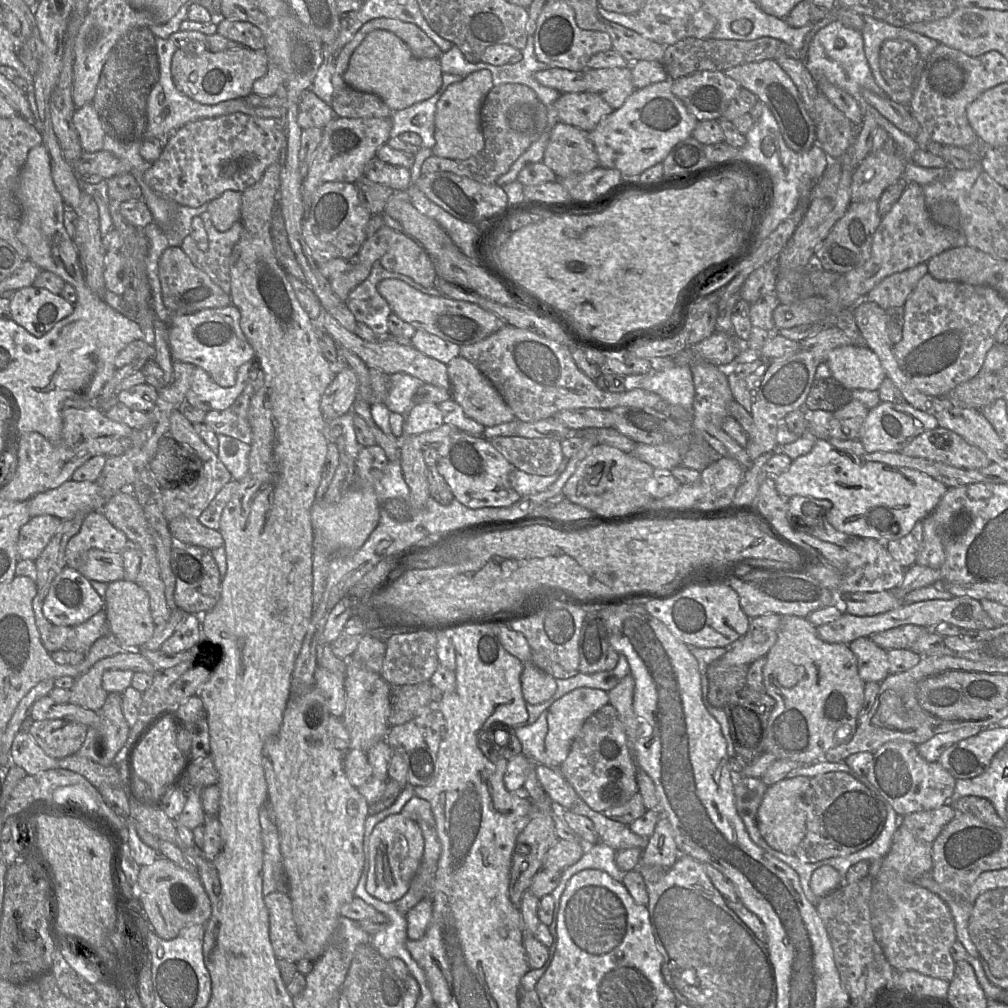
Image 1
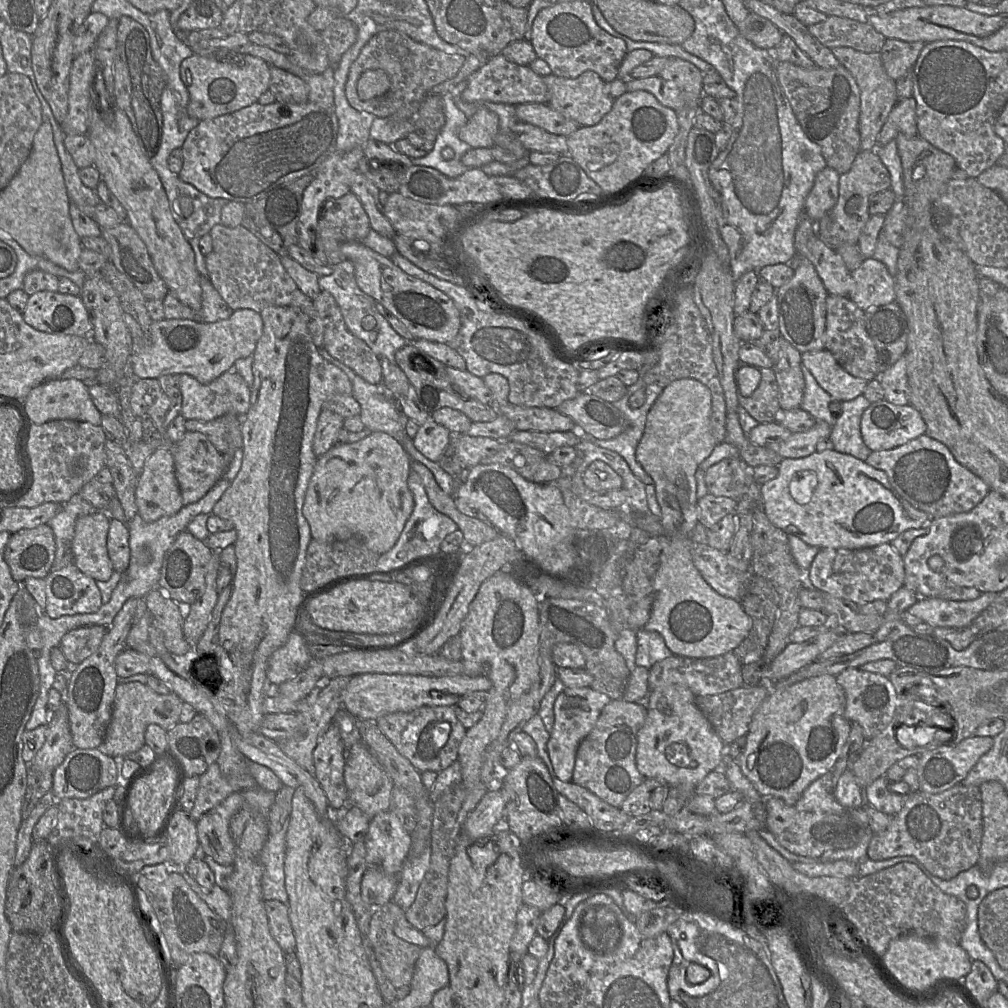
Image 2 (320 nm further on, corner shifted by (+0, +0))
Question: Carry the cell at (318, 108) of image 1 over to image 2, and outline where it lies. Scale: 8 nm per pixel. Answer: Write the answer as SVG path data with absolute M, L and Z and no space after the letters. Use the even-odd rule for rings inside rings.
M270 66L269 91L277 102L303 104L309 101L309 87L300 77Z

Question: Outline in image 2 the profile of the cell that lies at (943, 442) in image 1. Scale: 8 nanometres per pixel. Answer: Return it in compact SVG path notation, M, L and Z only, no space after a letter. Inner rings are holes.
M926 434L893 449L872 451L865 461L870 466L883 470L896 492L912 506L926 512L931 519L968 512L991 490L980 477L961 465L946 445Z

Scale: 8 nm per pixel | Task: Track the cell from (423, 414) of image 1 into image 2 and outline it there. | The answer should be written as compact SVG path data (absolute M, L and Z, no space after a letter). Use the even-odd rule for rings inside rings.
M433 420L419 426L413 444L427 459L438 462L452 440L451 432Z

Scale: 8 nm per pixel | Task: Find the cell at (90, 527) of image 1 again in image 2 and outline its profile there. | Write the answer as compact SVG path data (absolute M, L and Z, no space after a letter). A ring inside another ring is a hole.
M110 519L107 552L114 571L124 573L130 561L129 531L126 524L116 519Z

